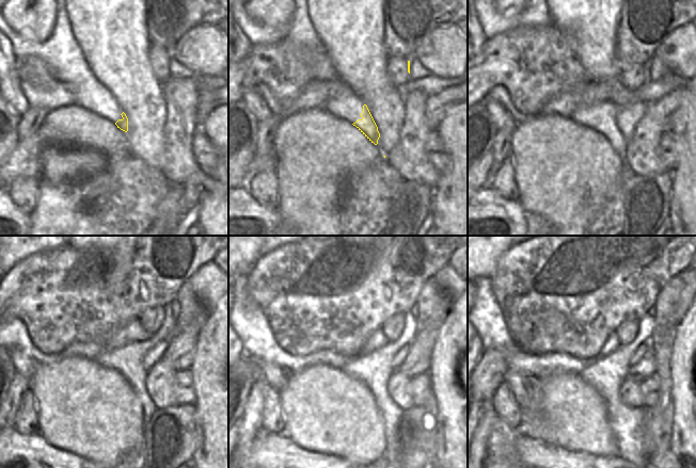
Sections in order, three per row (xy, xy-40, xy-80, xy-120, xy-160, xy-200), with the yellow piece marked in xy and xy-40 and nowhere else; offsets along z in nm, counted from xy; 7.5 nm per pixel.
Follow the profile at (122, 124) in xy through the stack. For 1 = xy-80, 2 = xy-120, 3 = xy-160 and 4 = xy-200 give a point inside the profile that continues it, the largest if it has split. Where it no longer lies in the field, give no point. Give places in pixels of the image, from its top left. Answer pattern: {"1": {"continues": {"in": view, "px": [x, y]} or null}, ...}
{"1": {"continues": {"in": "xy-80", "px": [607, 126]}}, "2": {"continues": {"in": "xy-120", "px": [130, 364]}}, "3": {"continues": {"in": "xy-160", "px": [374, 369]}}, "4": {"continues": {"in": "xy-200", "px": [606, 374]}}}

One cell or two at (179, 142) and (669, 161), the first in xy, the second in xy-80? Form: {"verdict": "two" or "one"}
{"verdict": "two"}

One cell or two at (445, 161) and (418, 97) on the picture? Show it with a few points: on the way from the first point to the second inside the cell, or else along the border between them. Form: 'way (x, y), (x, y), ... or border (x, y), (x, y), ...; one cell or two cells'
border (431, 130), (425, 142), (425, 155); two cells

